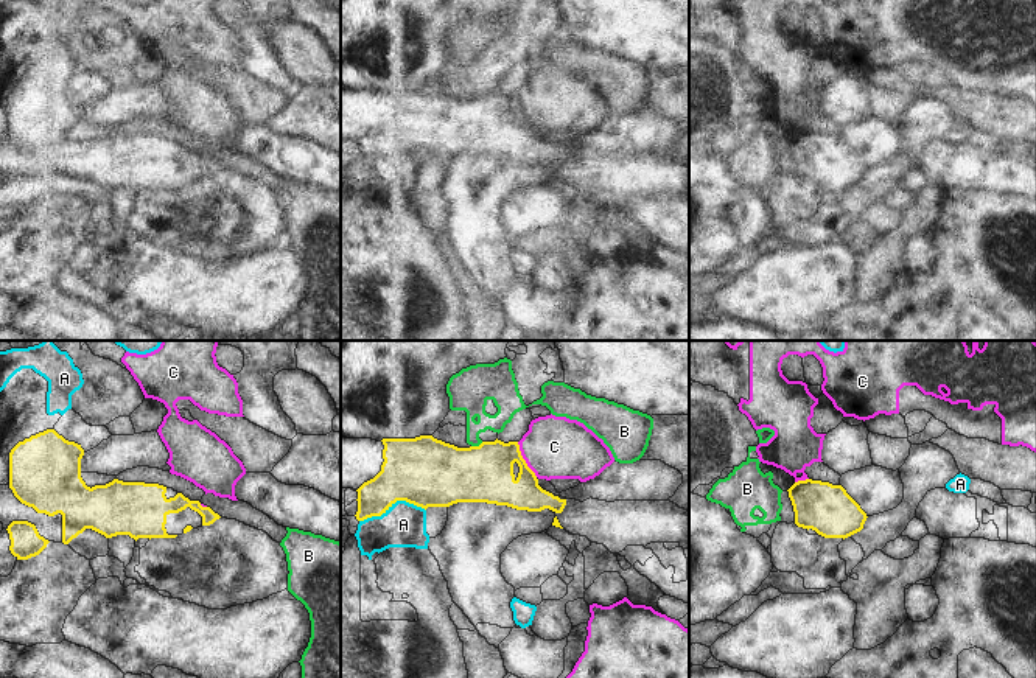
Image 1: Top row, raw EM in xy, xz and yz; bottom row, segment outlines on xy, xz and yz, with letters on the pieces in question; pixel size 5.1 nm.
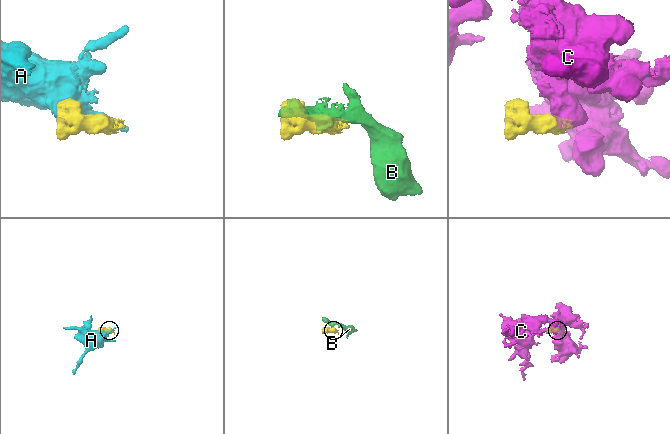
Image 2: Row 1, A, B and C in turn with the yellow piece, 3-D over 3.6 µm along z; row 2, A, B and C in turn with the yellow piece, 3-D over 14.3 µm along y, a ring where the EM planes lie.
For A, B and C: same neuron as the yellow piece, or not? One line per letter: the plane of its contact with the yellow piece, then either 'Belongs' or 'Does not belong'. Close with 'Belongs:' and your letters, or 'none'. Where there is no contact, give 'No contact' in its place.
A: Touches yellow in xz. Does not belong
B: Touches yellow in xz. Does not belong
C: Touches yellow in xz. Does not belong
Belongs: none.

